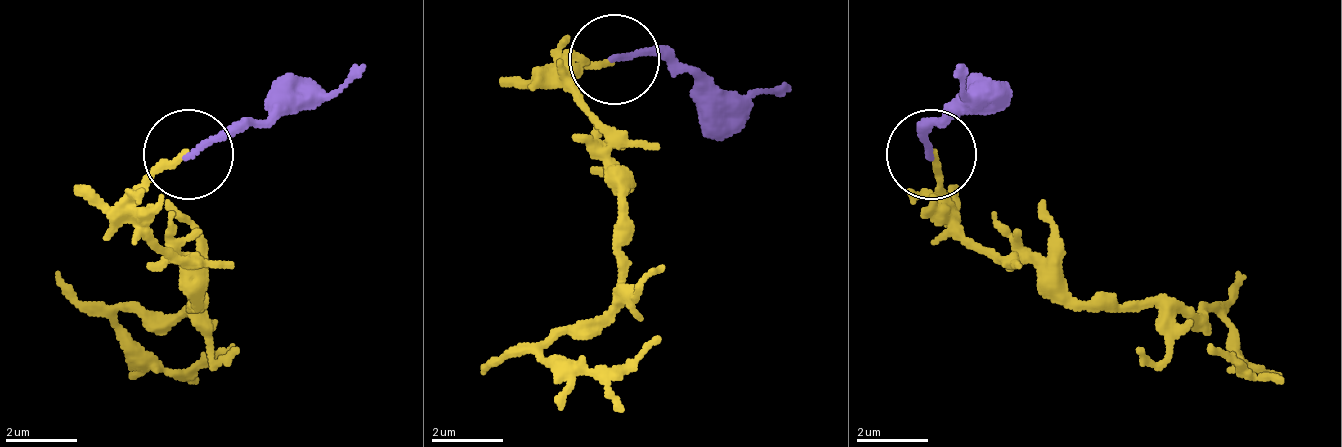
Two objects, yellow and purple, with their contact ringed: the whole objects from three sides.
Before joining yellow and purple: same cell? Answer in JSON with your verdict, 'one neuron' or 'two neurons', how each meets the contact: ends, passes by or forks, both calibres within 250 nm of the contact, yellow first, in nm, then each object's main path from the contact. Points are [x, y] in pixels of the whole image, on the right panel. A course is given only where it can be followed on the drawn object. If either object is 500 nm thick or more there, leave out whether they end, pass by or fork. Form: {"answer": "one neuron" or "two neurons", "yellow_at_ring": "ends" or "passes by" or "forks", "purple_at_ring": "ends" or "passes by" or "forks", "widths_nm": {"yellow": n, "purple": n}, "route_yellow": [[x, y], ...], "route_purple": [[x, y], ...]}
{"answer": "two neurons", "yellow_at_ring": "ends", "purple_at_ring": "ends", "widths_nm": {"yellow": 190, "purple": 170}, "route_yellow": [[933, 156], [942, 210], [1005, 264], [1041, 264], [1077, 300], [1167, 300], [1221, 318], [1239, 372], [1212, 345]], "route_purple": [[933, 156], [924, 138], [969, 102], [960, 66]]}

